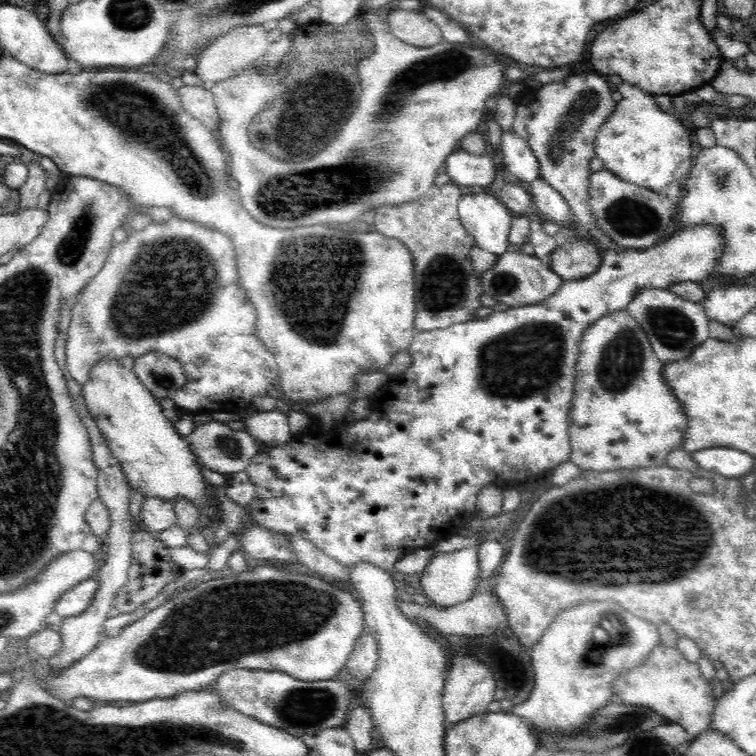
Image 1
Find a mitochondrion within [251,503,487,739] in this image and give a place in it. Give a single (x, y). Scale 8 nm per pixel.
(299, 706)

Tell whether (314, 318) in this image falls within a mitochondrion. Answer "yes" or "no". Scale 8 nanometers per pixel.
yes

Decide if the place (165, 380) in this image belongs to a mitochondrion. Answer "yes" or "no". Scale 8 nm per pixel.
yes

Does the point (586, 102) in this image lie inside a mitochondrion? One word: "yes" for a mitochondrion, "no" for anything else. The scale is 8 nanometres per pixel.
yes

